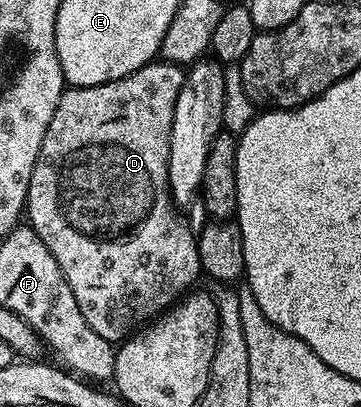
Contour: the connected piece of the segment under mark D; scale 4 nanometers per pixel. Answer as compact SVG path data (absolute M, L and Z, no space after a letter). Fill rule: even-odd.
M155 59L150 64L132 71L132 75L128 75L124 79L116 79L96 87L63 88L60 103L56 103L56 111L52 115L52 123L48 123L48 131L44 131L36 167L32 171L24 210L25 216L27 218L30 216L28 224L36 231L36 235L40 235L44 247L48 247L48 251L52 251L52 259L56 259L63 279L68 283L68 287L72 287L72 295L76 295L80 315L84 315L84 319L88 319L88 327L92 327L92 331L96 331L96 335L100 335L111 343L125 341L139 327L145 326L151 319L169 309L193 286L190 284L202 273L196 233L176 208L170 197L170 184L168 183L168 147L172 131L172 111L176 107L176 99L185 82L186 73L183 66Z

